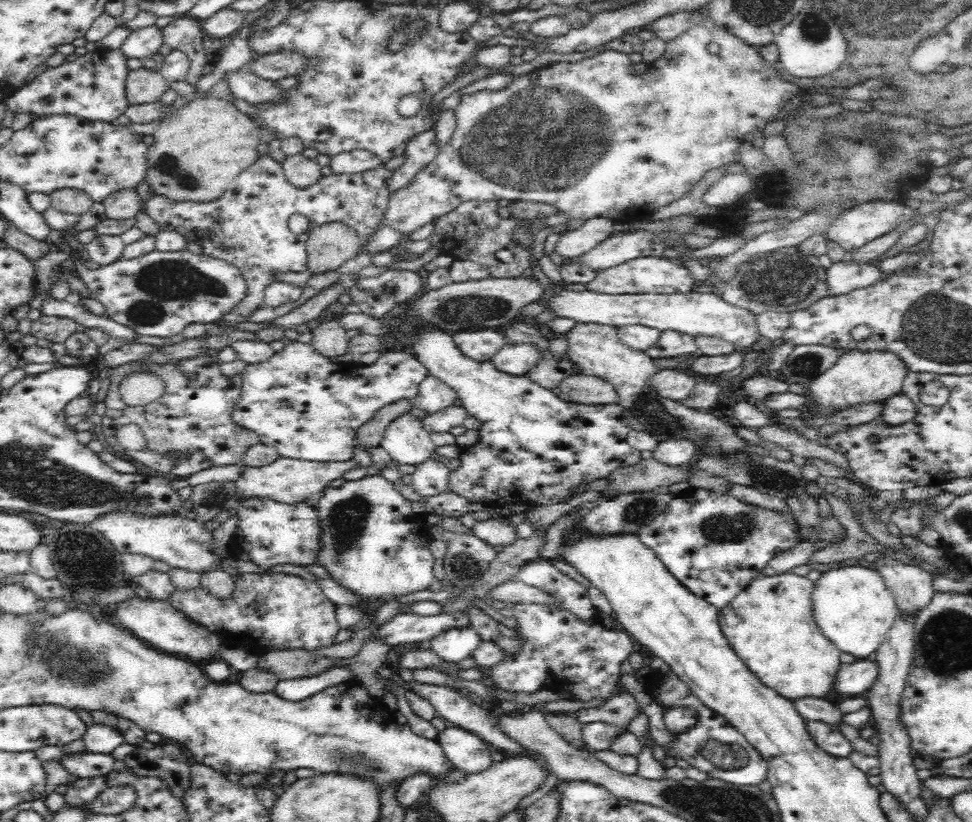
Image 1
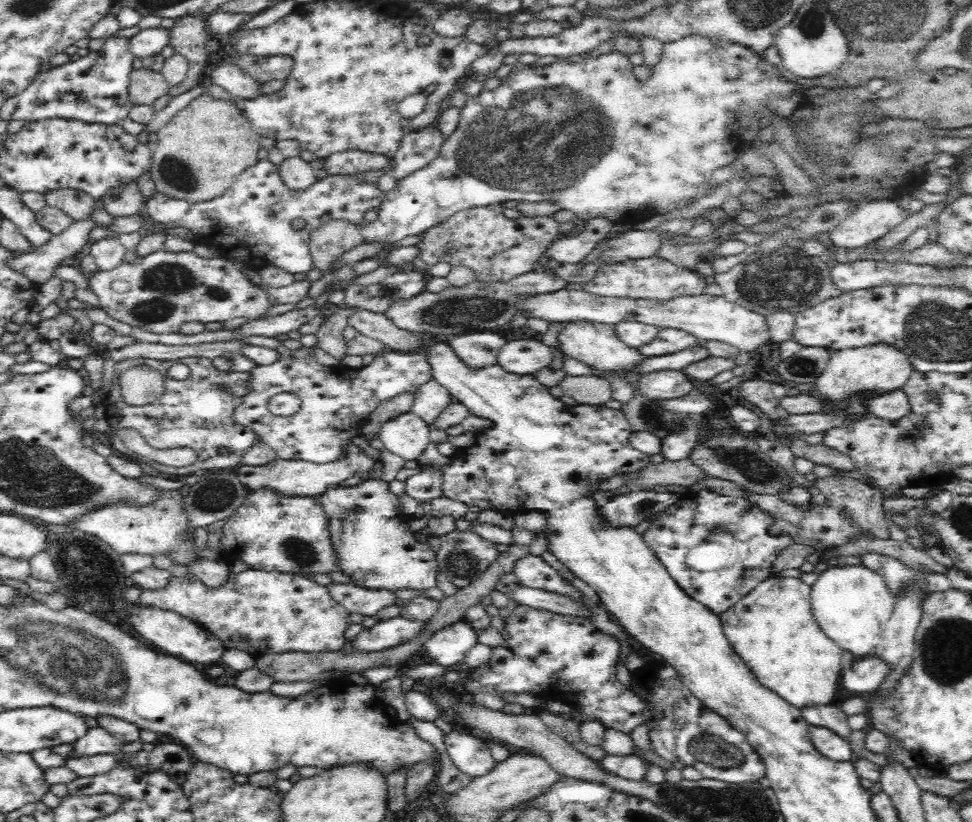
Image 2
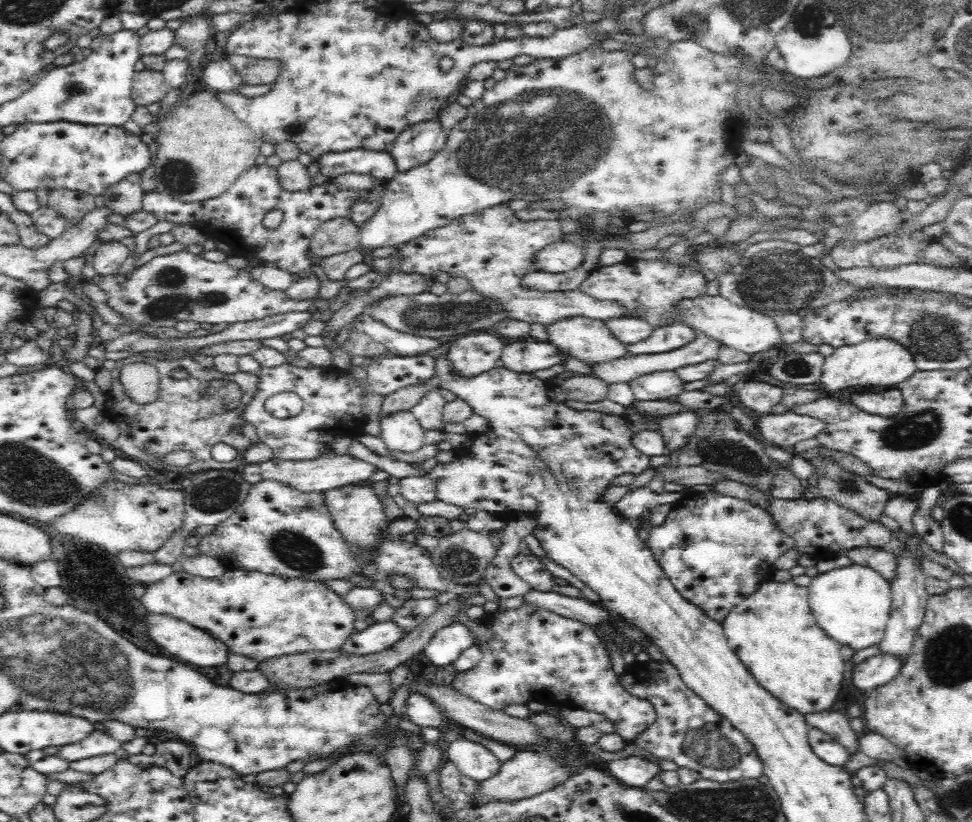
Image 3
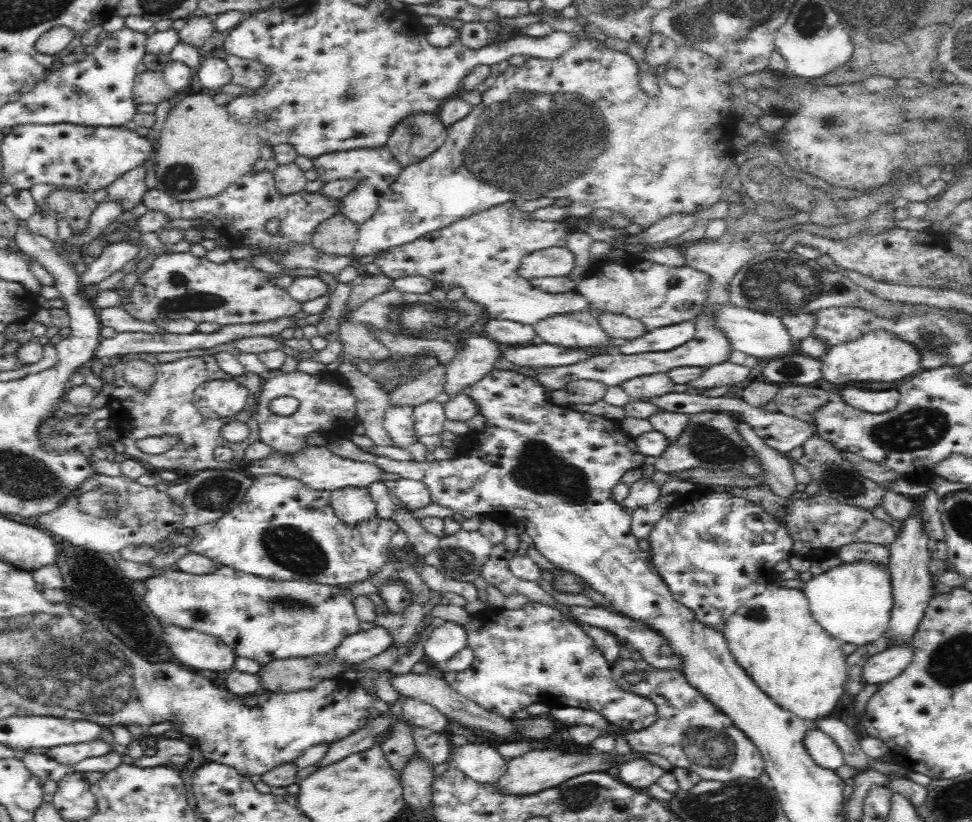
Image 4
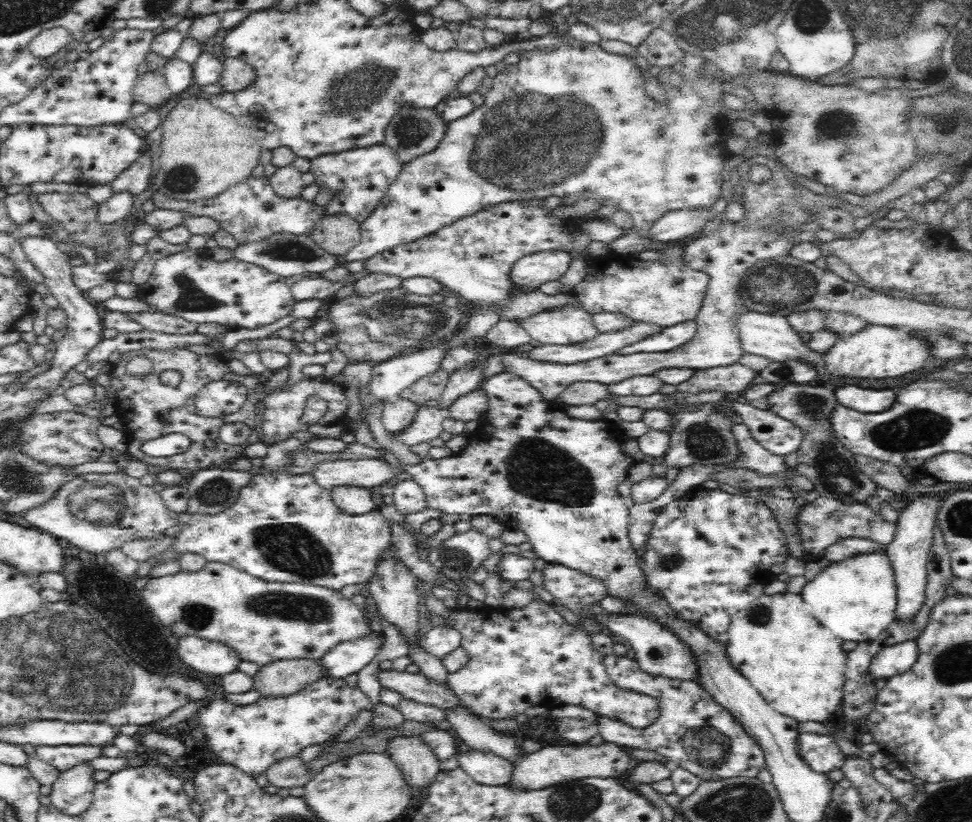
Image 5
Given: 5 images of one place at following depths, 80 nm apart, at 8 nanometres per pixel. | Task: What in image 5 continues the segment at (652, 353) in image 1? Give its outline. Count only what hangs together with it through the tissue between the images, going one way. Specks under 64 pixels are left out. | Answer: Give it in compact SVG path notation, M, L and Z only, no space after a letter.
M695 320L678 323L674 326L664 327L660 332L648 336L644 340L623 346L616 350L616 354L629 355L636 353L665 353L677 349L690 342L697 333Z

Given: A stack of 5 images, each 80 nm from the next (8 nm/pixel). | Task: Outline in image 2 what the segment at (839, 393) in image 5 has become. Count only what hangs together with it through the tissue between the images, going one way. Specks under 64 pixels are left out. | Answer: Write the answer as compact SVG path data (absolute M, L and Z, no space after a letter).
M901 389L868 398L862 404L870 415L892 421L907 416L911 410L908 397Z

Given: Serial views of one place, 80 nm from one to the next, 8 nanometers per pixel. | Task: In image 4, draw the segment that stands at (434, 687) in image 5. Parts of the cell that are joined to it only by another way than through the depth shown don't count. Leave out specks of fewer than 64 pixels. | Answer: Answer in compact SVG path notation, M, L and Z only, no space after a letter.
M390 674L390 685L400 693L402 699L416 698L430 706L437 708L442 714L448 717L451 721L457 723L459 726L471 726L471 728L479 728L485 730L492 736L497 738L504 738L506 742L512 742L514 736L518 734L518 729L512 725L510 719L506 719L502 716L498 716L496 713L490 713L478 706L476 703L469 701L462 695L455 692L443 679L435 678L428 674Z

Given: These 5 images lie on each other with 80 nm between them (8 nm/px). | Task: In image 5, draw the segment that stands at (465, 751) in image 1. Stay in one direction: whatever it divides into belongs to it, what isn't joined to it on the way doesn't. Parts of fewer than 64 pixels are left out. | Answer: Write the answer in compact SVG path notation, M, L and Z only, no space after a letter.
M470 750L468 754L459 754L459 766L461 766L466 774L469 774L478 784L484 786L504 786L511 782L513 766L508 760L499 758L492 752L477 752Z

